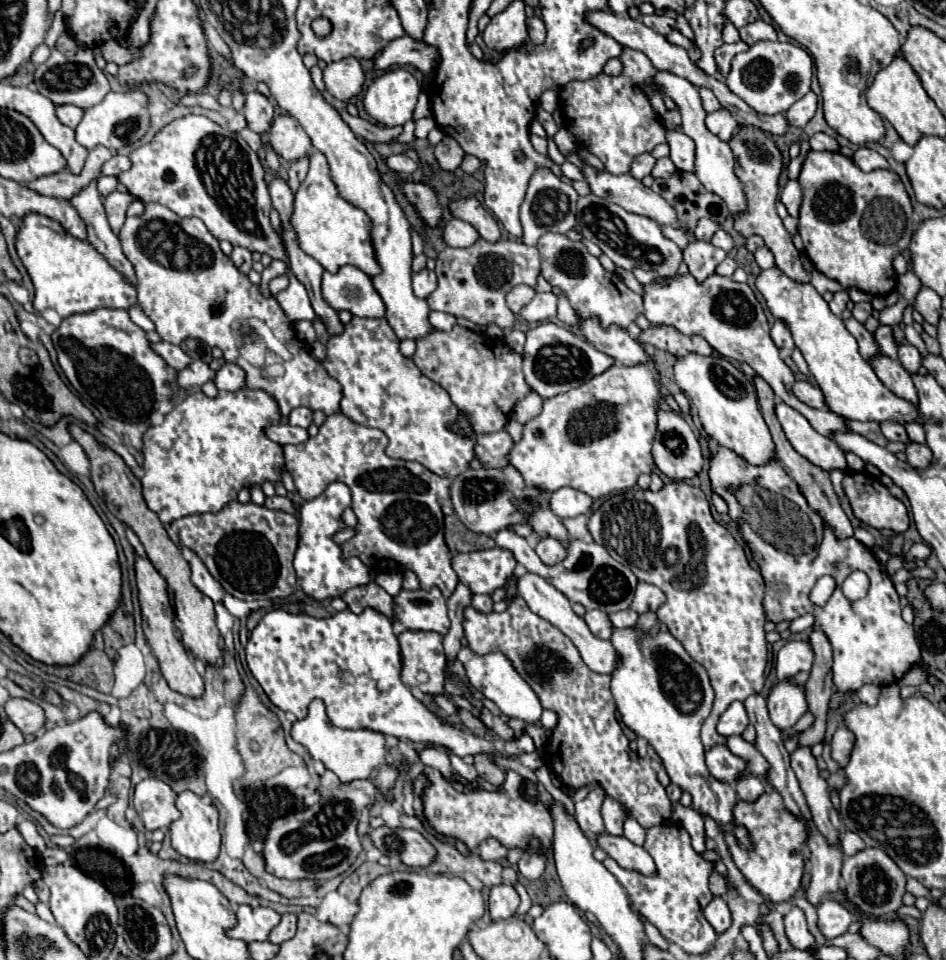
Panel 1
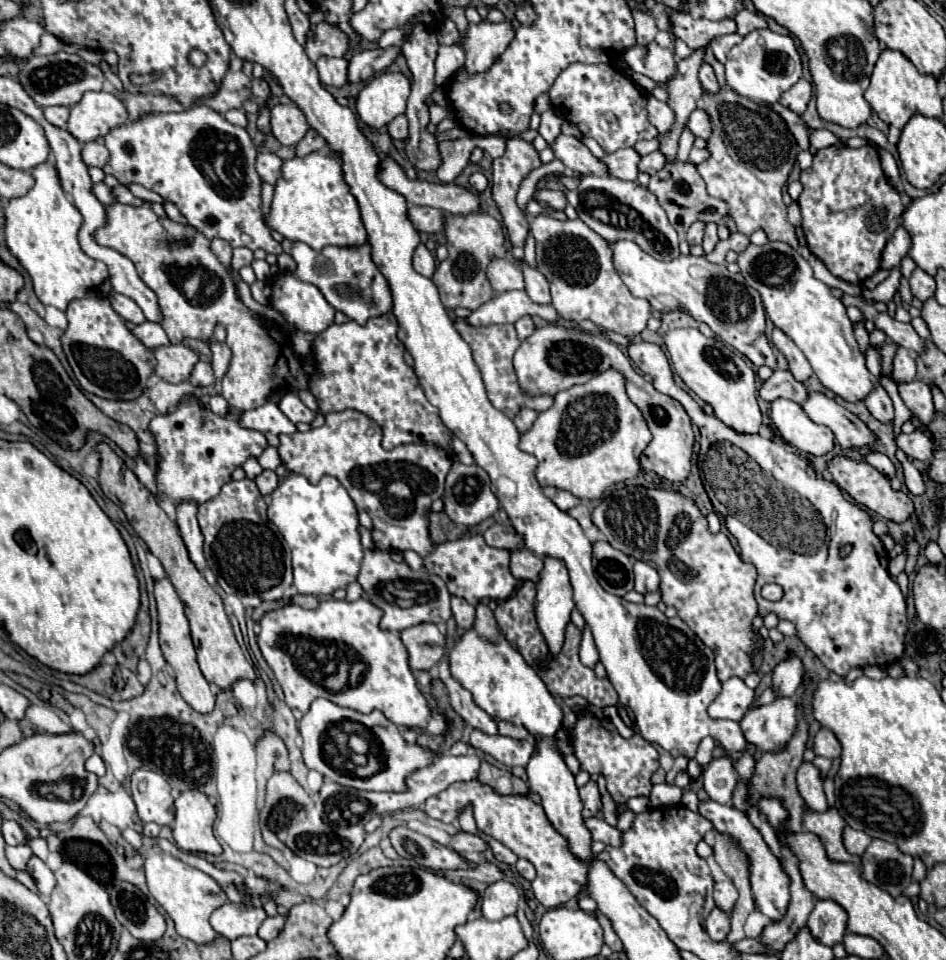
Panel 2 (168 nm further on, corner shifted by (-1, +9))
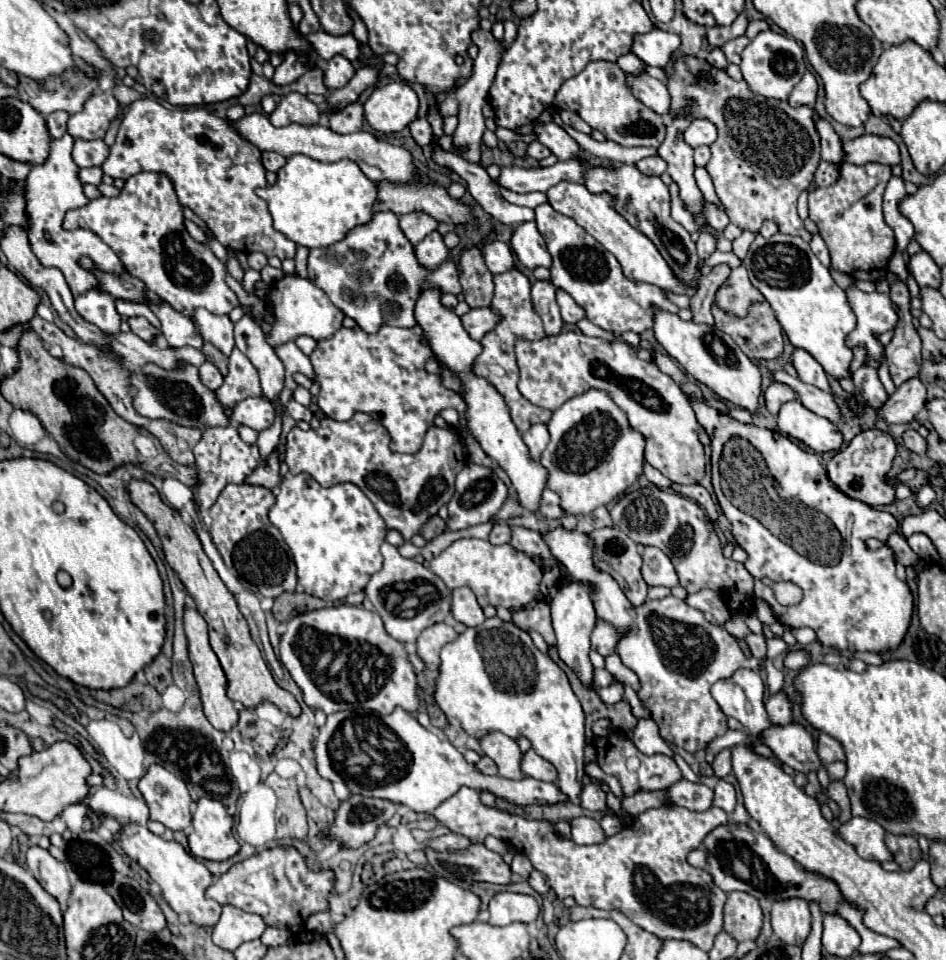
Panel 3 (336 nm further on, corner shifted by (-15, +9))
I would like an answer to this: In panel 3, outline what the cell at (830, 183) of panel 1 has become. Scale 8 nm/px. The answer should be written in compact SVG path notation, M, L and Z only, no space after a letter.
M841 164L839 180L809 192L809 218L817 224L829 254L831 266L855 280L879 282L887 274L887 262L895 252L893 228L883 218L883 192L891 178L889 164Z

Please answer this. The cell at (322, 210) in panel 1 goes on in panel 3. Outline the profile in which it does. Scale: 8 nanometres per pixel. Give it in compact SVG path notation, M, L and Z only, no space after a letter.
M297 154L287 160L287 164L277 172L277 182L267 188L259 188L257 192L269 206L269 212L273 216L273 228L283 232L287 238L291 238L295 244L303 244L307 248L327 248L347 232L351 232L357 226L367 224L373 218L373 204L377 200L377 186L371 182L361 168L353 160L339 160L339 162L319 162L309 156Z

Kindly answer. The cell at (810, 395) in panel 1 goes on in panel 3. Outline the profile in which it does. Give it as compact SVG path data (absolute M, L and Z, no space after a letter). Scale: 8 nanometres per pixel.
M771 382L771 386L765 390L763 396L765 396L765 406L769 408L771 414L777 414L785 402L799 398L799 394L791 386L781 382Z

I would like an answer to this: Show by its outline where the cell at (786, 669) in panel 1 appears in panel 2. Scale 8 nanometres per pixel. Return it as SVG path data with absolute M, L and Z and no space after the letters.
M791 656L791 658L787 658L775 666L771 688L775 690L777 698L783 698L783 696L791 698L791 696L795 696L795 690L799 688L801 682L803 682L801 660Z

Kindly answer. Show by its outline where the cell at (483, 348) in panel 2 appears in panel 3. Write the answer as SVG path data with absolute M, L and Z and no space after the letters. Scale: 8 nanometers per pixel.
M511 270L511 272L495 276L495 296L493 296L491 308L495 312L499 312L503 316L503 320L481 338L483 352L475 360L475 372L479 372L479 376L487 378L497 388L497 392L505 398L505 402L511 410L511 418L513 418L515 426L519 428L519 432L527 432L527 428L531 424L537 424L537 422L547 424L551 420L551 410L545 410L545 408L531 404L517 390L519 370L517 370L517 362L515 362L515 342L517 340L541 340L541 338L545 338L543 324L541 324L541 318L533 310L529 290L531 290L531 284L519 270Z

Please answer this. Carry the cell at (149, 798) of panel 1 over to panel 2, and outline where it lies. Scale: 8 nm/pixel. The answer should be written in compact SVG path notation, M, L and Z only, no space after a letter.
M143 768L135 770L131 774L131 794L141 822L155 822L165 826L175 820L171 786L161 774Z

